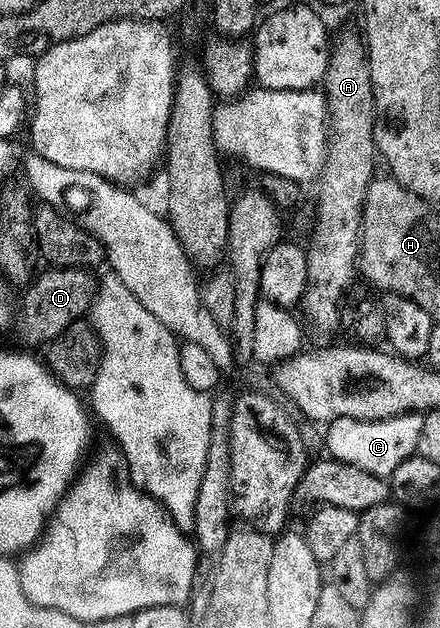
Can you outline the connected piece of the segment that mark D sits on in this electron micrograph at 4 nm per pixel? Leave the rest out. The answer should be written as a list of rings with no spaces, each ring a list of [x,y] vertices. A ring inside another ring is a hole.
[[[45,269],[40,278],[35,278],[36,283],[25,295],[24,311],[18,315],[21,339],[28,345],[41,347],[47,346],[58,335],[62,335],[62,331],[70,327],[70,323],[81,320],[91,310],[98,288],[97,278],[92,278],[93,274],[88,269]]]

